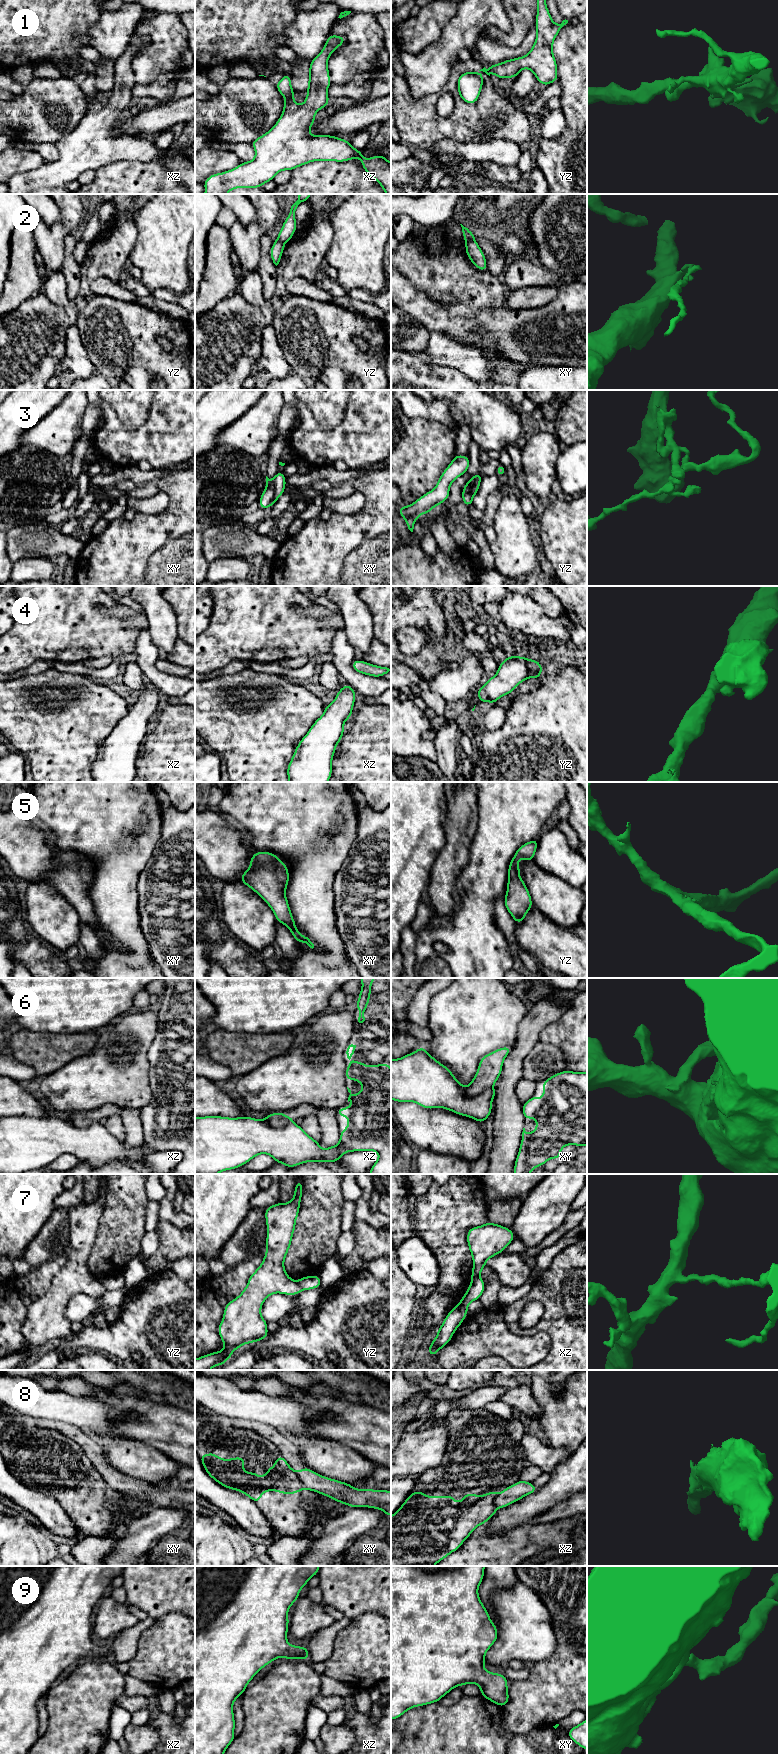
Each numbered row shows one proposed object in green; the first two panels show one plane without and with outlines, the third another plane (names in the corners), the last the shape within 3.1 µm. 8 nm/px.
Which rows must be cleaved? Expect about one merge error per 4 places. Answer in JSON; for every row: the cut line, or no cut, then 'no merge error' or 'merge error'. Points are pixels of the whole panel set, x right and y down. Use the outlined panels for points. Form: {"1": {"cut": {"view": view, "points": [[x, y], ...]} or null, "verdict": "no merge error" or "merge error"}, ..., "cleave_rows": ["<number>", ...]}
{"1": {"cut": null, "verdict": "no merge error"}, "2": {"cut": {"view": "xy", "points": [[474, 238], [466, 242]]}, "verdict": "merge error"}, "3": {"cut": {"view": "xy", "points": [[272, 480], [274, 495], [268, 505]]}, "verdict": "merge error"}, "4": {"cut": null, "verdict": "no merge error"}, "5": {"cut": null, "verdict": "no merge error"}, "6": {"cut": {"view": "xy", "points": [[492, 1086], [472, 1096], [465, 1094]]}, "verdict": "merge error"}, "7": {"cut": {"view": "yz", "points": [[297, 1282], [302, 1289]]}, "verdict": "merge error"}, "8": {"cut": {"view": "xy", "points": [[295, 1472], [306, 1488]]}, "verdict": "merge error"}, "9": {"cut": null, "verdict": "no merge error"}, "cleave_rows": ["2", "3", "6", "7", "8"]}

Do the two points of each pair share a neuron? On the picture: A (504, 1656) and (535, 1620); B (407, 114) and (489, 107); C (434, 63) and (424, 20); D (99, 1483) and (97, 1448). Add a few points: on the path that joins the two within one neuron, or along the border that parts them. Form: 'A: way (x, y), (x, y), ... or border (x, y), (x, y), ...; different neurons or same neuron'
A: way (508, 1647), (526, 1629); same neuron
B: way (427, 123), (469, 123); same neuron
C: border (445, 26), (438, 40), (417, 54), (408, 53); different neurons
D: border (84, 1451), (92, 1465), (99, 1472); different neurons

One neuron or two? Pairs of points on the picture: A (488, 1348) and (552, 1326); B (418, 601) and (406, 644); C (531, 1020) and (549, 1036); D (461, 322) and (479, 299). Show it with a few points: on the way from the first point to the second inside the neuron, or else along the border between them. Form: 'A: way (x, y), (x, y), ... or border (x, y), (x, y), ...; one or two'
A: border (506, 1324), (518, 1335), (549, 1335); two
B: border (401, 627), (423, 630), (427, 641), (422, 648); two
C: border (561, 1015), (542, 1030), (539, 1040); two
D: border (449, 303), (460, 303), (477, 309), (496, 308); two

